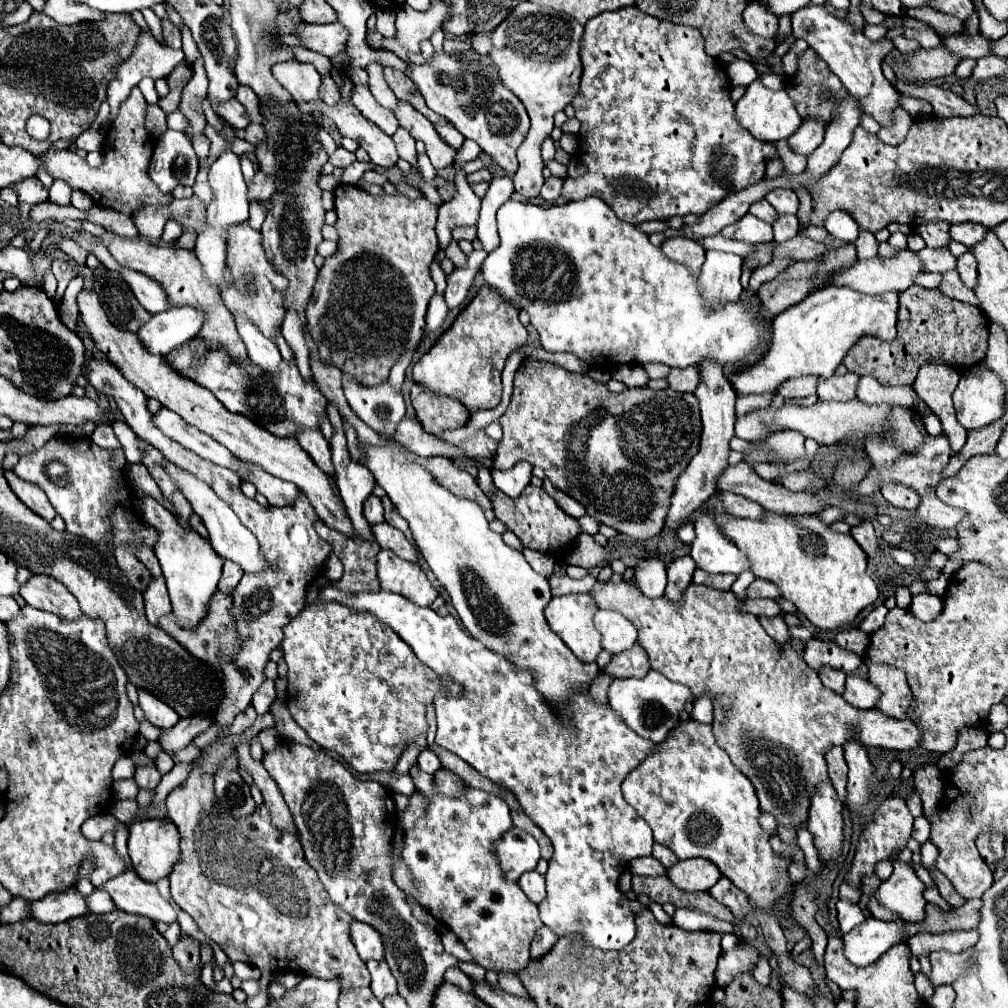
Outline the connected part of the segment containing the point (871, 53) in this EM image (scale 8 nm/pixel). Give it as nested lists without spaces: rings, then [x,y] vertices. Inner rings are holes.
[[[807,6],[805,10],[797,10],[791,16],[793,20],[793,36],[803,38],[809,48],[813,48],[819,58],[829,66],[829,70],[843,82],[849,94],[861,102],[863,112],[871,114],[881,126],[891,124],[891,112],[899,106],[899,92],[891,86],[891,82],[881,72],[883,58],[895,48],[891,40],[869,40],[863,30],[851,26],[847,20],[837,18],[825,6]]]

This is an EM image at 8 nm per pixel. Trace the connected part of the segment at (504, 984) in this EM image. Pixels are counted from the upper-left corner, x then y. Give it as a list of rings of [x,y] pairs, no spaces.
[[[501,972],[501,974],[499,974],[499,986],[501,986],[503,990],[507,990],[509,994],[527,996],[527,992],[525,992],[523,984],[521,984],[521,982],[519,982],[519,978],[517,978],[515,974],[511,974],[511,972]]]

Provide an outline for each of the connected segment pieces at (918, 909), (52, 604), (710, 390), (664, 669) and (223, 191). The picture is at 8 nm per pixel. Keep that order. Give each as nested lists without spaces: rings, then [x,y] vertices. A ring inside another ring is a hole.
[[[895,860],[893,862],[895,872],[891,874],[889,880],[881,882],[877,900],[889,908],[899,912],[905,922],[923,922],[925,918],[925,898],[923,898],[923,882],[917,878],[913,868],[907,864]]]
[[[35,574],[21,586],[21,596],[29,606],[35,606],[39,610],[47,610],[69,620],[81,616],[77,598],[51,576]]]
[[[701,364],[701,384],[695,390],[695,396],[701,402],[701,420],[703,420],[703,434],[701,434],[701,448],[689,462],[689,466],[681,472],[681,476],[675,482],[675,490],[671,496],[671,508],[665,518],[665,534],[677,532],[677,528],[707,500],[717,492],[717,482],[725,468],[729,466],[729,440],[735,436],[735,400],[737,394],[731,388],[731,382],[723,376],[721,366],[705,366]]]
[[[597,582],[589,596],[597,602],[599,608],[609,608],[625,614],[635,622],[639,630],[639,644],[649,654],[651,668],[665,674],[669,680],[685,684],[693,690],[695,696],[705,692],[713,694],[715,718],[713,734],[717,744],[731,756],[733,764],[751,780],[755,786],[759,806],[765,812],[771,812],[779,826],[797,828],[807,820],[809,798],[821,782],[829,780],[825,754],[833,746],[843,746],[851,738],[863,746],[887,748],[887,750],[911,750],[919,746],[921,734],[909,718],[889,718],[879,710],[857,710],[849,706],[839,694],[825,688],[815,670],[809,670],[803,660],[805,642],[791,638],[783,644],[775,642],[759,624],[757,616],[743,612],[739,600],[733,592],[723,592],[715,588],[705,588],[691,584],[681,602],[675,604],[669,598],[647,598],[633,584],[621,582]]]
[[[231,150],[223,152],[217,162],[209,168],[209,184],[215,190],[213,204],[207,206],[207,224],[205,230],[199,234],[195,244],[195,254],[203,266],[203,272],[211,286],[215,286],[219,292],[225,284],[225,268],[227,268],[227,230],[235,224],[241,224],[249,220],[249,200],[245,198],[247,184],[243,180],[241,168],[239,168],[239,156]],[[225,204],[225,206],[221,206]]]

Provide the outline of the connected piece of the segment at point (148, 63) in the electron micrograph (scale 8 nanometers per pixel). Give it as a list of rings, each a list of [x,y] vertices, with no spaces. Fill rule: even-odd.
[[[143,30],[133,54],[117,68],[115,78],[109,82],[107,100],[111,104],[111,118],[117,116],[117,106],[129,96],[129,90],[137,86],[141,78],[167,78],[183,60],[185,54],[182,49],[161,46],[149,30]]]

